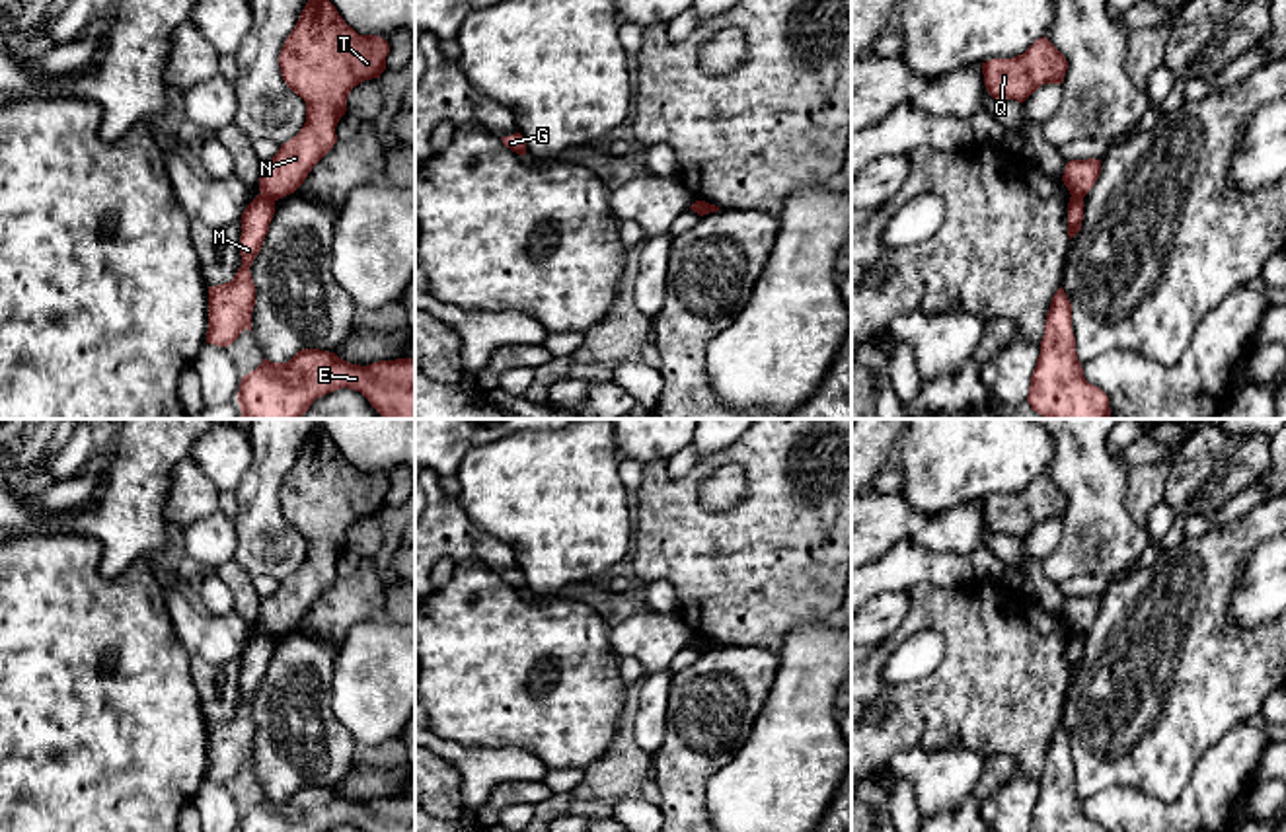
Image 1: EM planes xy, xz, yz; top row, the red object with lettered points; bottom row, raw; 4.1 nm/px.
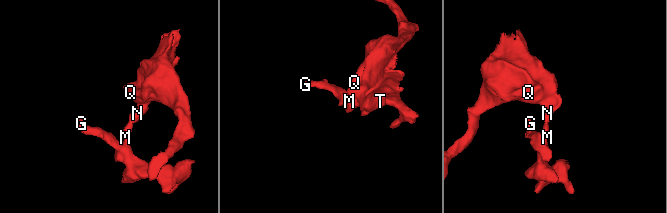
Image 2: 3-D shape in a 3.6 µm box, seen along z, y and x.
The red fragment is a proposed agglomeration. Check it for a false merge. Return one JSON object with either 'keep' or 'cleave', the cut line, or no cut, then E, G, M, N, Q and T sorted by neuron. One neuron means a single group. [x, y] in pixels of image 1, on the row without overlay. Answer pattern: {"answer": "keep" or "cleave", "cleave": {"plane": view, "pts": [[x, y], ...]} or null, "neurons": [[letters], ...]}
{"answer": "cleave", "cleave": {"plane": "xy", "pts": [[262, 630], [273, 638]]}, "neurons": [["E", "G", "M"], ["N", "Q", "T"]]}

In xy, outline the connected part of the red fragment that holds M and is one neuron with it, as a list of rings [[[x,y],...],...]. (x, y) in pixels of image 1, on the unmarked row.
[[[257,631],[242,651],[242,703],[230,719],[208,723],[207,779],[210,781],[228,783],[244,766],[251,768],[255,721],[249,703],[261,688],[273,651],[275,637],[265,631]]]

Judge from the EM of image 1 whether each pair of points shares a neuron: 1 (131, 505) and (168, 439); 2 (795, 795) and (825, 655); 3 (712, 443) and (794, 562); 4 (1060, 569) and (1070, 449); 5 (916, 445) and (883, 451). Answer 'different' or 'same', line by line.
1: same
2: same
3: different
4: same
5: different

